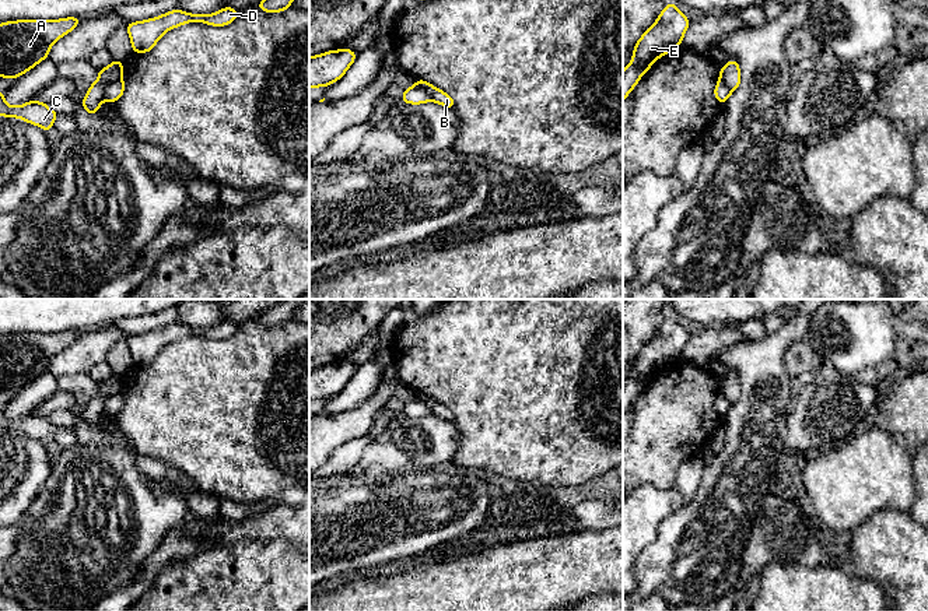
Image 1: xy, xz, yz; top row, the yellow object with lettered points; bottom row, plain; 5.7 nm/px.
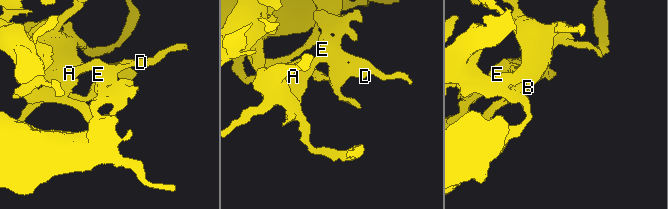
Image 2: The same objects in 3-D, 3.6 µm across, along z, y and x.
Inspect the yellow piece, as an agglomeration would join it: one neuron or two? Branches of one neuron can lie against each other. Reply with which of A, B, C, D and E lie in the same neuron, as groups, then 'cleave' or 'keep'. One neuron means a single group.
groups A B D E / C; cleave

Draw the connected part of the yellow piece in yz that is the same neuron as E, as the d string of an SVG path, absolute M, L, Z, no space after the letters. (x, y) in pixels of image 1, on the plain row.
M673 315L661 324L658 333L634 358L633 372L623 383L623 414L658 371L682 358L689 336L689 331L677 323Z

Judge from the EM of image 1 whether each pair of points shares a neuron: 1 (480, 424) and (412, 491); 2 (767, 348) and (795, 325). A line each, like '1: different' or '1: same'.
1: different
2: same

